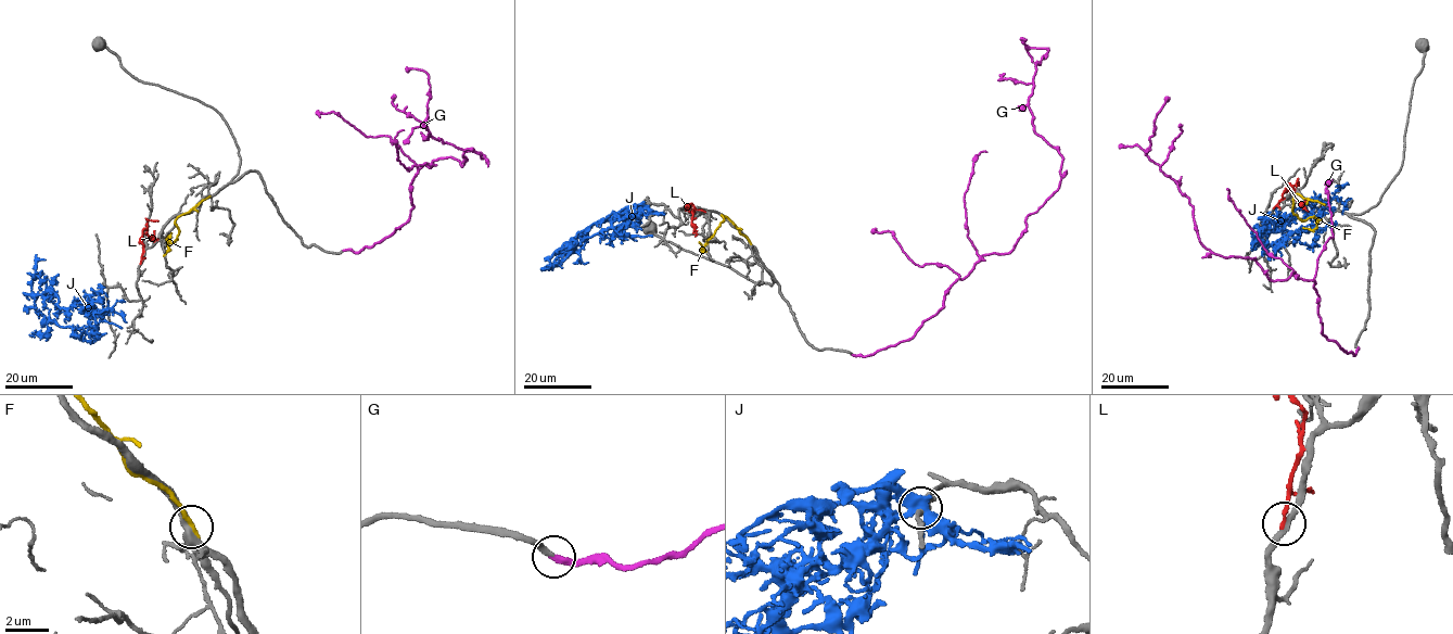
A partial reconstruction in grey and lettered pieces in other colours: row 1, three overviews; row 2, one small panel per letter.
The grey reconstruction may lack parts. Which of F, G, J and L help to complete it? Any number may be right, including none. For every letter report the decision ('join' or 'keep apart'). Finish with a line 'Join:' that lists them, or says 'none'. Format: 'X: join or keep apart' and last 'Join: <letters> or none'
F: keep apart
G: join
J: keep apart
L: keep apart
Join: G

